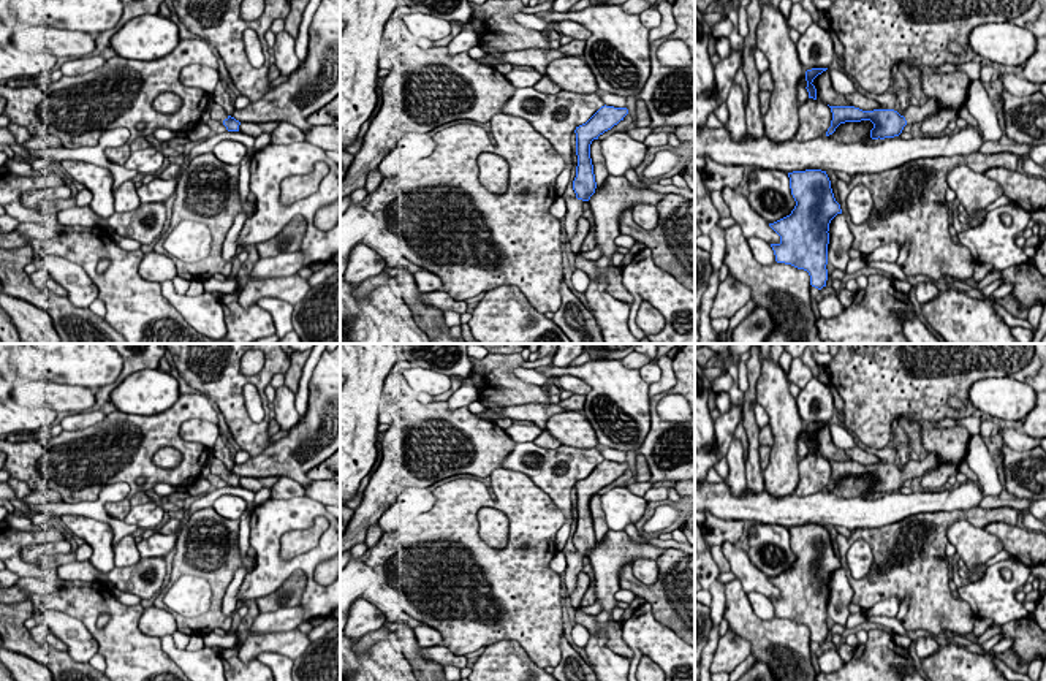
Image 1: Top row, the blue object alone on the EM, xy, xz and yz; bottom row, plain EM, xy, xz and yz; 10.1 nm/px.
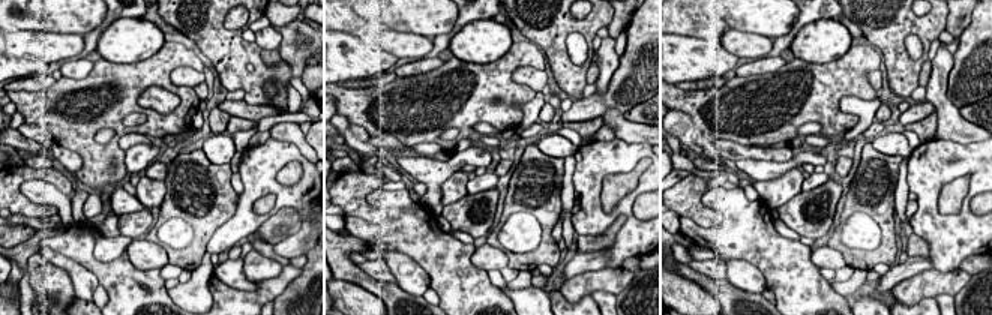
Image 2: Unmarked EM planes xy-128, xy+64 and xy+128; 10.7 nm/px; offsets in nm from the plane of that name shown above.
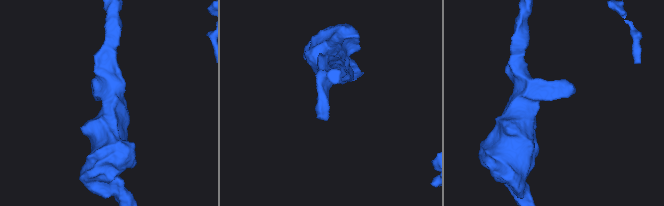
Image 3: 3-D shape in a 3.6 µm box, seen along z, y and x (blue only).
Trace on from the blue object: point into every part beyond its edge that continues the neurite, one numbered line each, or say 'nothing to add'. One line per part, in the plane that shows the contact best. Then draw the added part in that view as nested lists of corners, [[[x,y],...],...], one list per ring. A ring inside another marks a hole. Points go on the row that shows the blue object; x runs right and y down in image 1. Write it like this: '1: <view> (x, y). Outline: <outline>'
1: xy (217, 113). Outline: [[[212,103],[212,106],[210,106],[210,119],[218,120],[218,122],[223,124],[223,120],[228,119],[228,114],[220,105]]]

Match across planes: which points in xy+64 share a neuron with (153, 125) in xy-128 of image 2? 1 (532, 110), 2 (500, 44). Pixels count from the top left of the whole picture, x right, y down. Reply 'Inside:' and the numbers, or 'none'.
Inside: none

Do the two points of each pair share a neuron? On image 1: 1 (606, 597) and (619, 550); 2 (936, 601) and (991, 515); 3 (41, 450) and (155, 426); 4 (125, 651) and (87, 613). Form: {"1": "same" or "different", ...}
{"1": "same", "2": "same", "3": "same", "4": "same"}

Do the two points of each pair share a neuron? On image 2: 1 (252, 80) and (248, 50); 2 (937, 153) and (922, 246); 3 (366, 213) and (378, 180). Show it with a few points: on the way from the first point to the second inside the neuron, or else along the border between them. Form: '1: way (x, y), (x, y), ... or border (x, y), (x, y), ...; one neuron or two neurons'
1: way (257, 72), (254, 57); one neuron
2: border (914, 233), (928, 243), (929, 255); two neurons
3: way (362, 204), (362, 194), (369, 186); one neuron

